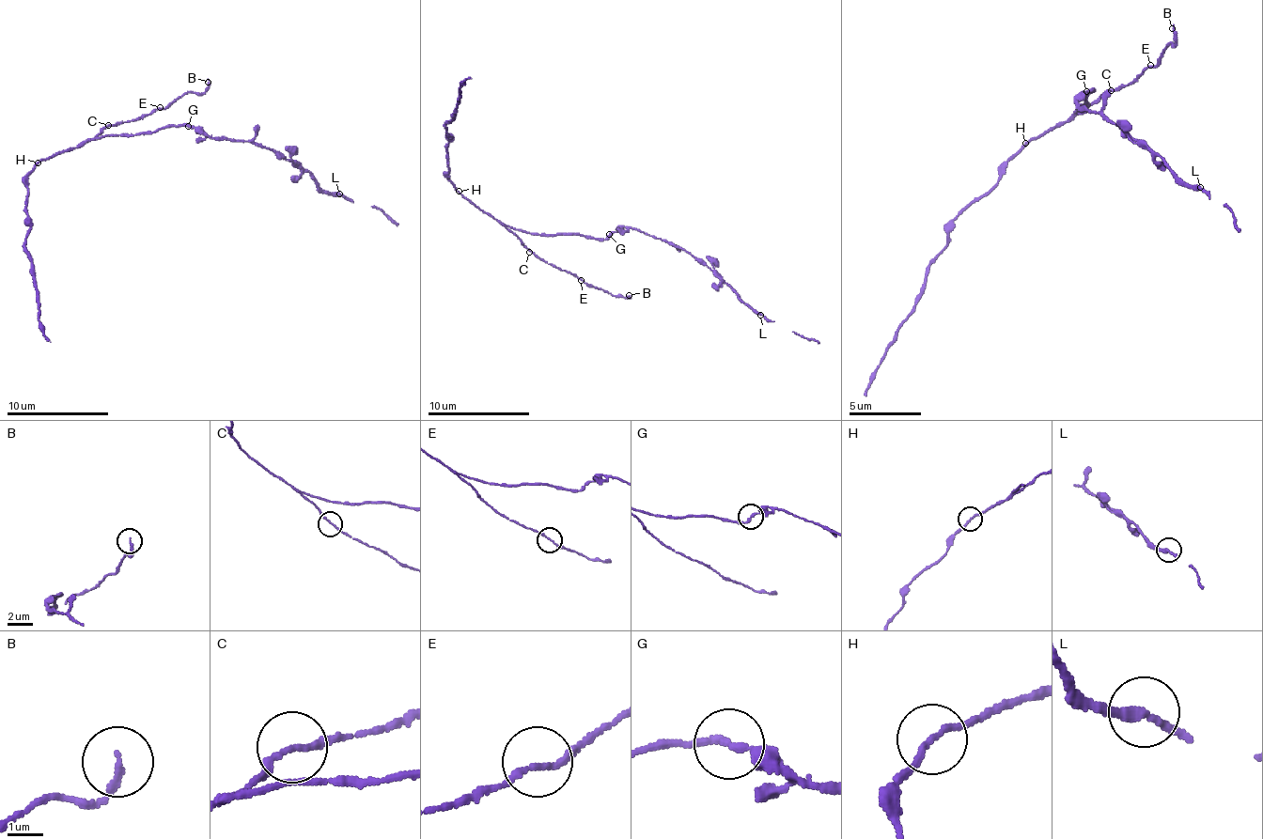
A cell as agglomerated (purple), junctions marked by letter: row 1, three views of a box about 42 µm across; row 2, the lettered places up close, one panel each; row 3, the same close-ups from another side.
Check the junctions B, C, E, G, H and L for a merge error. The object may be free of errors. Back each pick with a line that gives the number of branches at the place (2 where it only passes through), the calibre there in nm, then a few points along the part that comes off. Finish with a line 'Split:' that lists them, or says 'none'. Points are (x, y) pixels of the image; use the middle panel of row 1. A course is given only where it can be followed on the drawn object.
H: 2 branches meet; 150 nm thick; foreign part runs (458, 190), (447, 178), (447, 139), (450, 136), (447, 124), (455, 114), (458, 90), (471, 78)
Split: H

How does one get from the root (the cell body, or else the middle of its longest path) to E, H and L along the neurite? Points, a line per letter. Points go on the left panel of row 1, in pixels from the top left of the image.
E: (129, 135), (96, 138), (108, 125), (139, 120), (160, 107)
H: (129, 135), (106, 135), (96, 140), (85, 140), (75, 148), (52, 153), (37, 163)
L: (129, 135), (188, 125), (200, 128), (213, 138), (252, 140), (298, 161), (326, 192), (338, 194)

